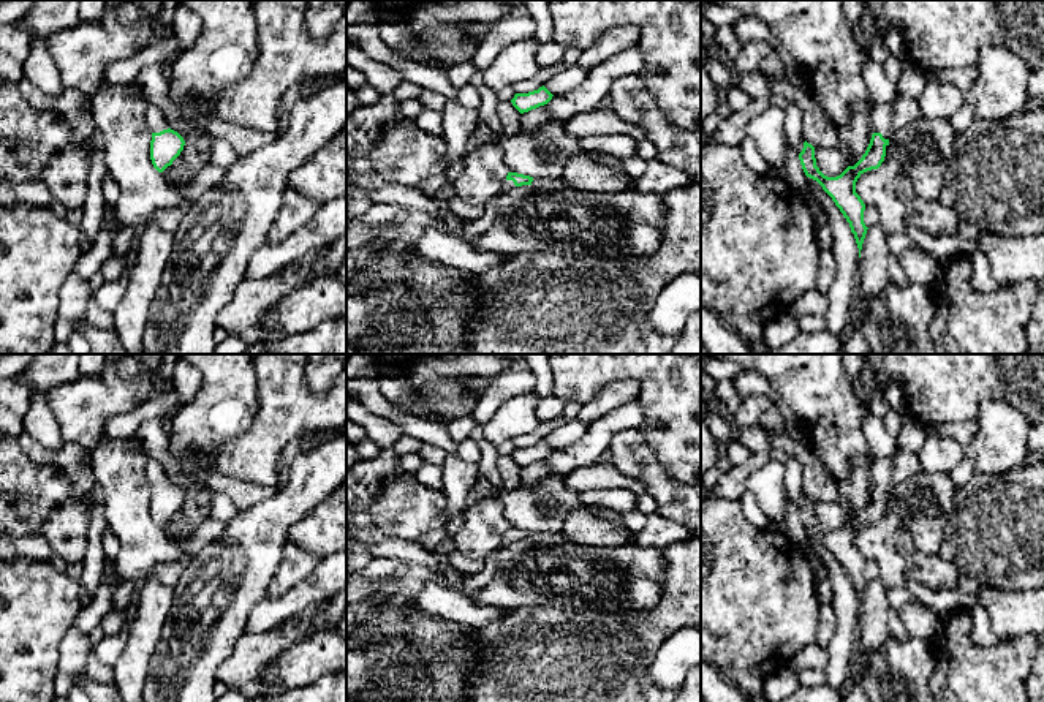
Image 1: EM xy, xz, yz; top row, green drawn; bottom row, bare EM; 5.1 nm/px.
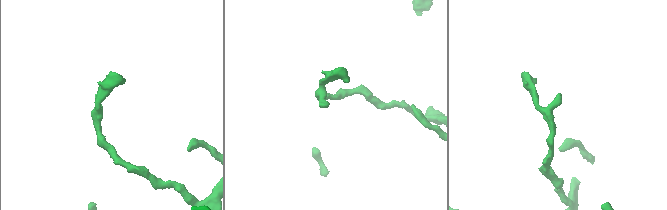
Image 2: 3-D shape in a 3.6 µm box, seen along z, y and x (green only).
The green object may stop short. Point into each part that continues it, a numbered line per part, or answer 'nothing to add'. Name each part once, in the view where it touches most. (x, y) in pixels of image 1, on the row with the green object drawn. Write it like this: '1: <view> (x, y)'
1: xy (154, 116)

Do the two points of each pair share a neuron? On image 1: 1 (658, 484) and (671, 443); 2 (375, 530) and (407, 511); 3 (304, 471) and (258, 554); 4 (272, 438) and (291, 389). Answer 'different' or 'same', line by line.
1: different
2: same
3: same
4: same

